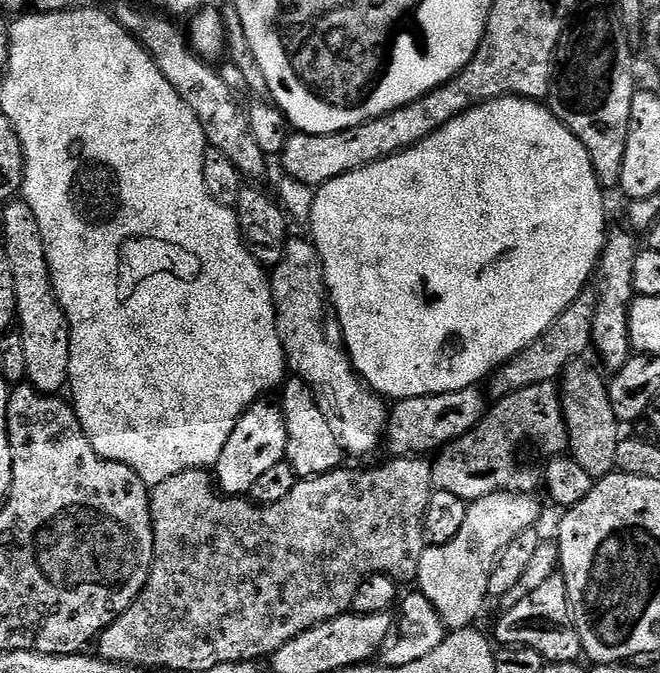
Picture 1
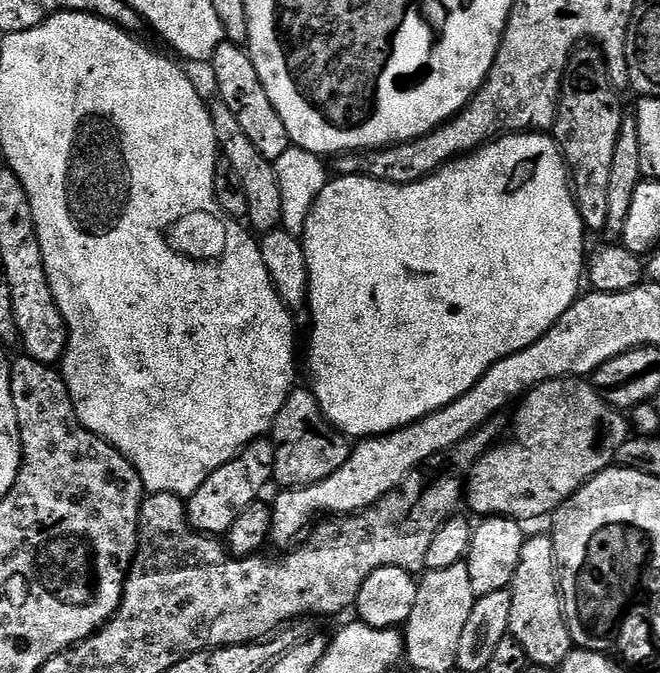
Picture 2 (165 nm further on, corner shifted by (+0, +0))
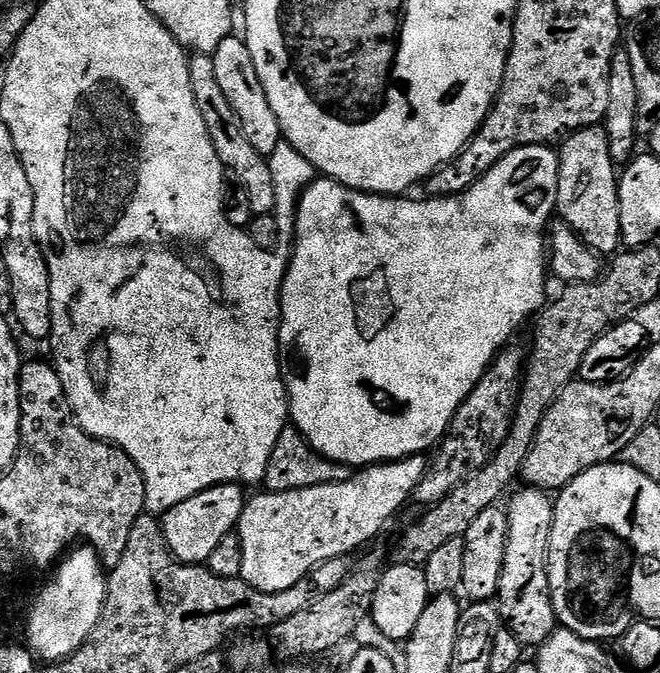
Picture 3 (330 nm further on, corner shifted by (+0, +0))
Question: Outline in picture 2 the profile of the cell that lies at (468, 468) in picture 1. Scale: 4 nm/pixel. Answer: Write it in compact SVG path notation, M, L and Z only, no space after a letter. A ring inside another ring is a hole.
M565 378L542 382L537 388L531 388L529 392L525 392L519 403L515 405L515 408L516 417L513 415L510 420L510 435L507 438L501 439L500 443L493 446L485 456L478 458L478 462L466 477L466 504L469 504L477 512L477 517L508 516L511 520L521 522L536 520L539 516L545 516L545 518L551 517L556 509L563 506L583 484L593 480L600 472L605 472L608 468L613 467L616 455L618 454L618 446L622 446L622 442L626 442L630 438L630 431L628 432L630 424L627 419L624 421L625 413L610 407L592 389L591 383L584 378Z

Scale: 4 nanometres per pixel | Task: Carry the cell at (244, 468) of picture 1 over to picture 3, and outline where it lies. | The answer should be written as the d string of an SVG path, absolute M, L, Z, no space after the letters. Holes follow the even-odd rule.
M219 484L210 490L202 490L202 494L194 494L194 498L186 498L186 502L178 502L178 506L163 513L164 541L172 557L183 564L207 565L210 554L222 540L235 533L246 503L244 492L238 484Z

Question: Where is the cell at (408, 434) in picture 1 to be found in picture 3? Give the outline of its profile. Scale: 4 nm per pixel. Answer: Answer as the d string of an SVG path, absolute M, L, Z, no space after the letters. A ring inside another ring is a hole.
M423 455L407 456L404 460L391 460L389 464L372 464L369 468L362 468L353 471L352 476L346 482L334 482L333 484L323 484L322 486L310 486L302 490L290 490L289 492L269 492L261 491L261 496L256 496L245 503L242 510L242 518L236 526L235 535L239 537L240 548L242 554L242 566L239 579L245 580L250 586L254 586L260 592L285 592L291 588L297 587L301 583L300 579L307 577L313 568L320 564L325 564L327 560L333 560L339 556L351 557L352 552L359 550L363 544L368 544L400 511L404 508L407 500L413 499L418 482L422 482L422 478L428 472L429 461Z

